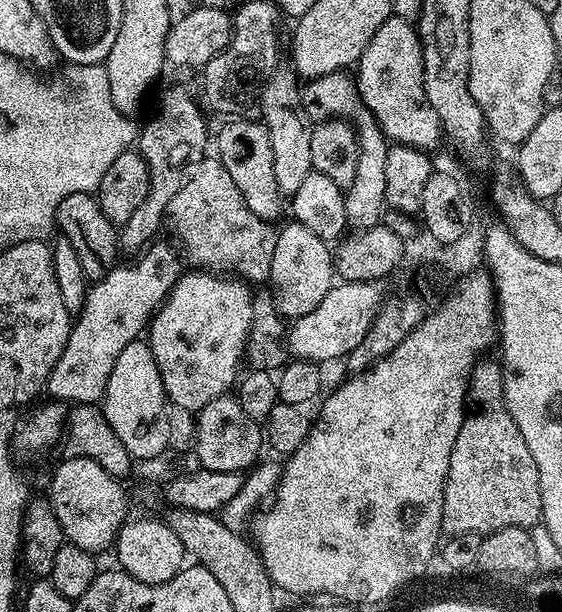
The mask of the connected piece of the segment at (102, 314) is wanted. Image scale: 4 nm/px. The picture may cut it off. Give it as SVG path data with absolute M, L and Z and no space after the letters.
M160 243L149 244L143 255L133 259L136 260L133 264L117 263L115 268L111 268L101 280L95 281L89 287L84 308L75 317L72 332L68 336L66 350L62 354L62 358L58 358L46 385L47 395L53 401L64 401L68 406L96 404L103 401L106 382L110 378L110 370L114 370L114 362L118 362L118 354L122 354L122 349L147 329L156 309L163 304L177 282L177 249Z

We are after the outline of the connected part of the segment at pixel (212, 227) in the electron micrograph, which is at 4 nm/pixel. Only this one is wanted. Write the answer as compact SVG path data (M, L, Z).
M205 158L198 166L198 170L194 170L194 174L190 174L186 186L182 186L182 190L178 190L178 194L174 194L174 198L170 198L166 224L167 227L172 227L173 234L180 239L179 247L181 249L183 249L182 247L188 248L193 262L196 263L193 265L217 274L231 274L252 286L260 283L263 285L268 280L277 229L269 221L258 218L258 214L254 214L250 210L250 206L246 206L238 186L234 186L230 174L226 174L226 166L222 166L219 158Z

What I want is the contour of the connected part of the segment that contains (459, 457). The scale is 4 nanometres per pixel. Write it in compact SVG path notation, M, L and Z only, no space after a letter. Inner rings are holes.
M481 358L474 366L472 377L468 380L468 394L466 397L467 415L462 422L462 430L458 430L458 438L454 438L454 450L450 450L450 470L446 474L446 486L442 494L442 522L441 529L445 533L457 536L463 532L478 532L487 534L497 532L503 528L526 528L533 529L541 523L544 511L542 510L542 498L540 497L540 483L538 482L538 466L534 466L534 457L530 454L530 449L526 446L522 434L518 430L518 426L514 426L514 418L510 418L510 414L504 405L504 369L499 363L496 364L489 358Z

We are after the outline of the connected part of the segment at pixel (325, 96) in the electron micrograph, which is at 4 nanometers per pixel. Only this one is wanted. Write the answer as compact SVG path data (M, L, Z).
M347 71L326 74L322 78L307 81L301 87L300 97L309 121L347 120L354 125L360 137L358 170L354 173L354 182L350 182L344 192L348 228L359 230L381 223L386 211L386 154L390 144L385 140L384 133L380 131L370 110L362 102L355 79Z

